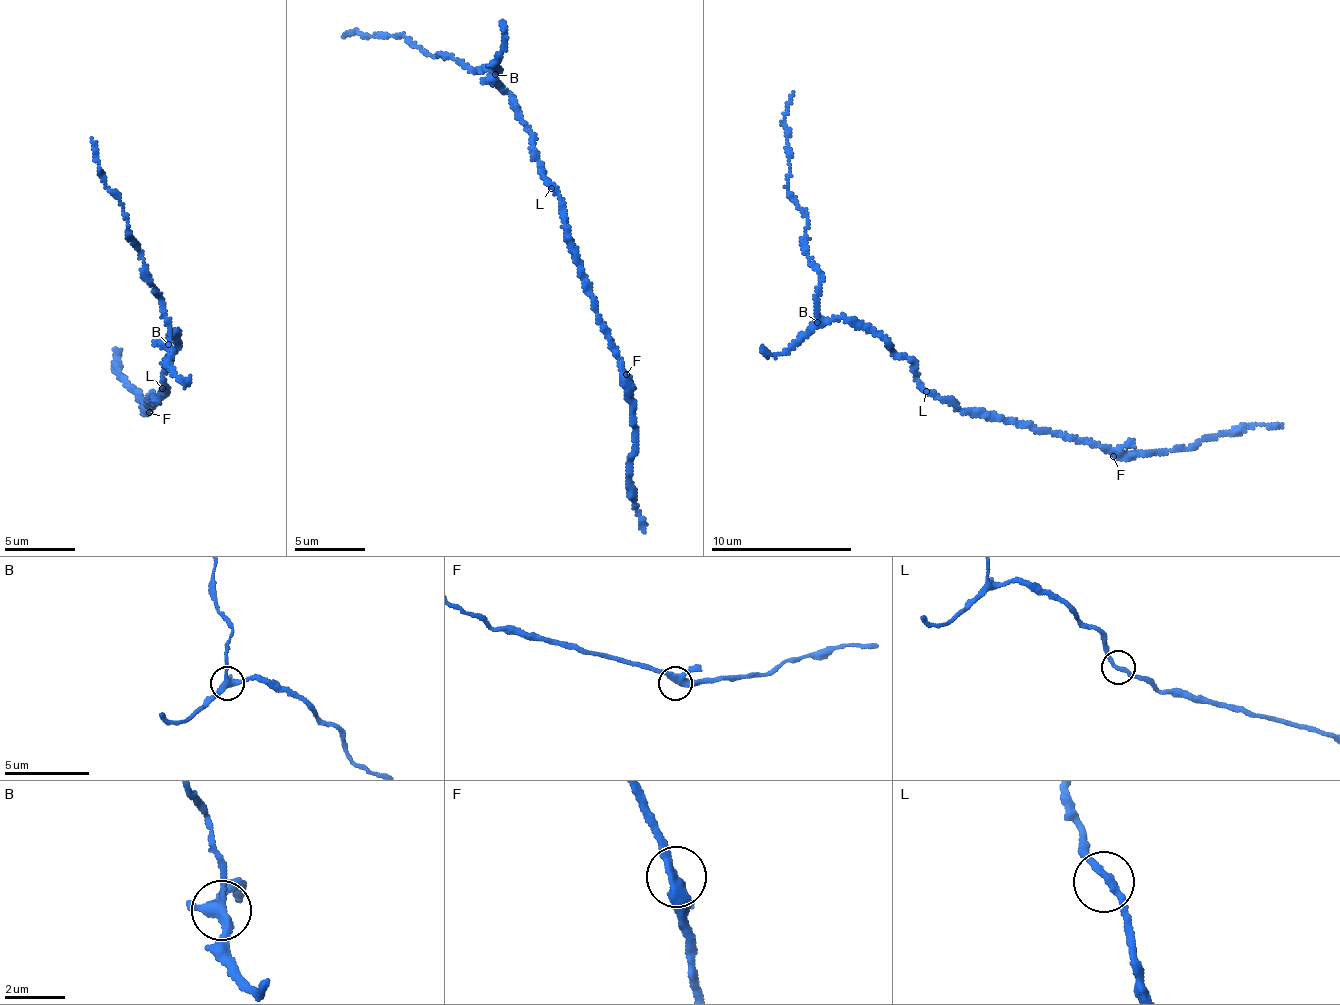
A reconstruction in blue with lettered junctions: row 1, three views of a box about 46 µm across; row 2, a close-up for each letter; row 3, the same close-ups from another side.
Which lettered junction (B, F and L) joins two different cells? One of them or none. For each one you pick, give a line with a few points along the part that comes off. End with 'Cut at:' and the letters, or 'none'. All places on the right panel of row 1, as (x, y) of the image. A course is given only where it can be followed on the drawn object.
B: (819, 323), (819, 270), (808, 254), (807, 213), (788, 190), (785, 121), (793, 92)
Cut at: B

